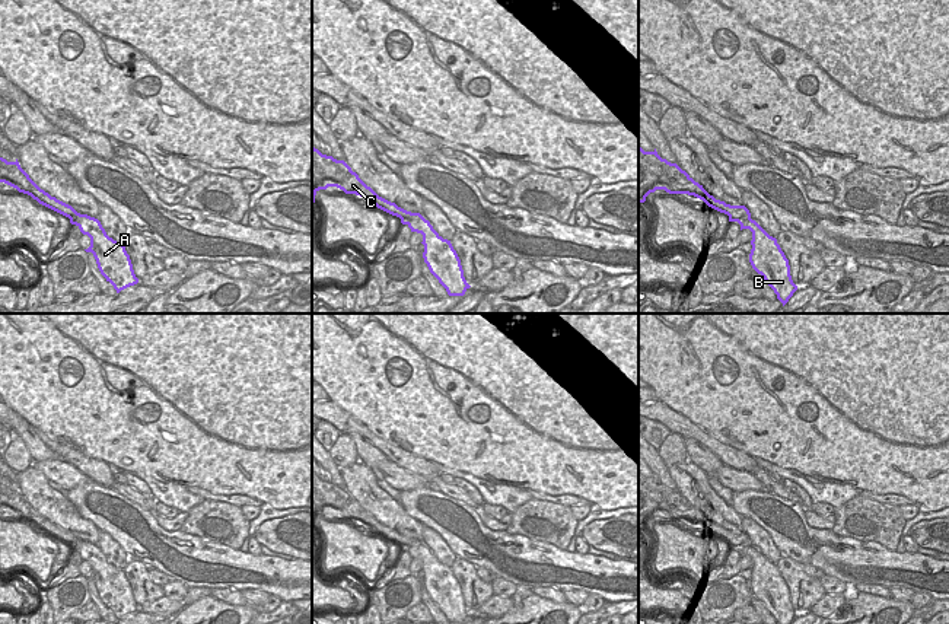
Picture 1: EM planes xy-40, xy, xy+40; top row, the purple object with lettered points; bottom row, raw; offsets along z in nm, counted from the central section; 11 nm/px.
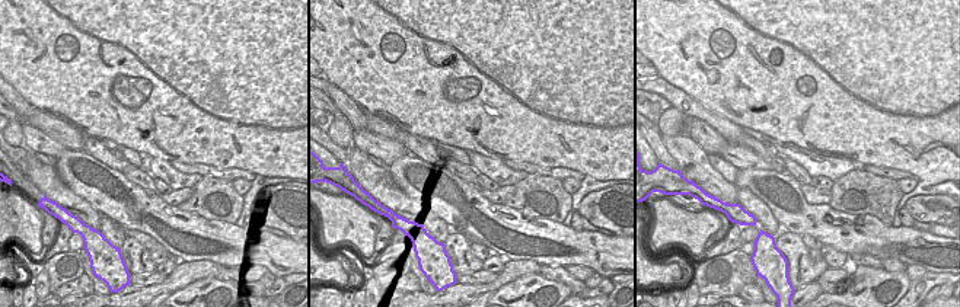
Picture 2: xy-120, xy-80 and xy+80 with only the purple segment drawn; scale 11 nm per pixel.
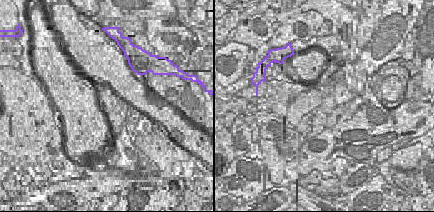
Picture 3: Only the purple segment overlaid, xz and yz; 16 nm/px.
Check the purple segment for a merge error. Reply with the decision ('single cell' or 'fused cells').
fused cells

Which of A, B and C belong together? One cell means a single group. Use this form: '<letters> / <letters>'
A B / C

